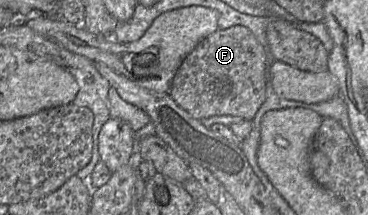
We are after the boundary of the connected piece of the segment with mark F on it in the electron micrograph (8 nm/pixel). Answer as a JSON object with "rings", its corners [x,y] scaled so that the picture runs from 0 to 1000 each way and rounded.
{"rings":[[[663,121],[598,140],[549,186],[500,274],[459,419],[470,465],[524,549],[649,540],[682,563],[723,465],[728,265],[715,214]]]}

